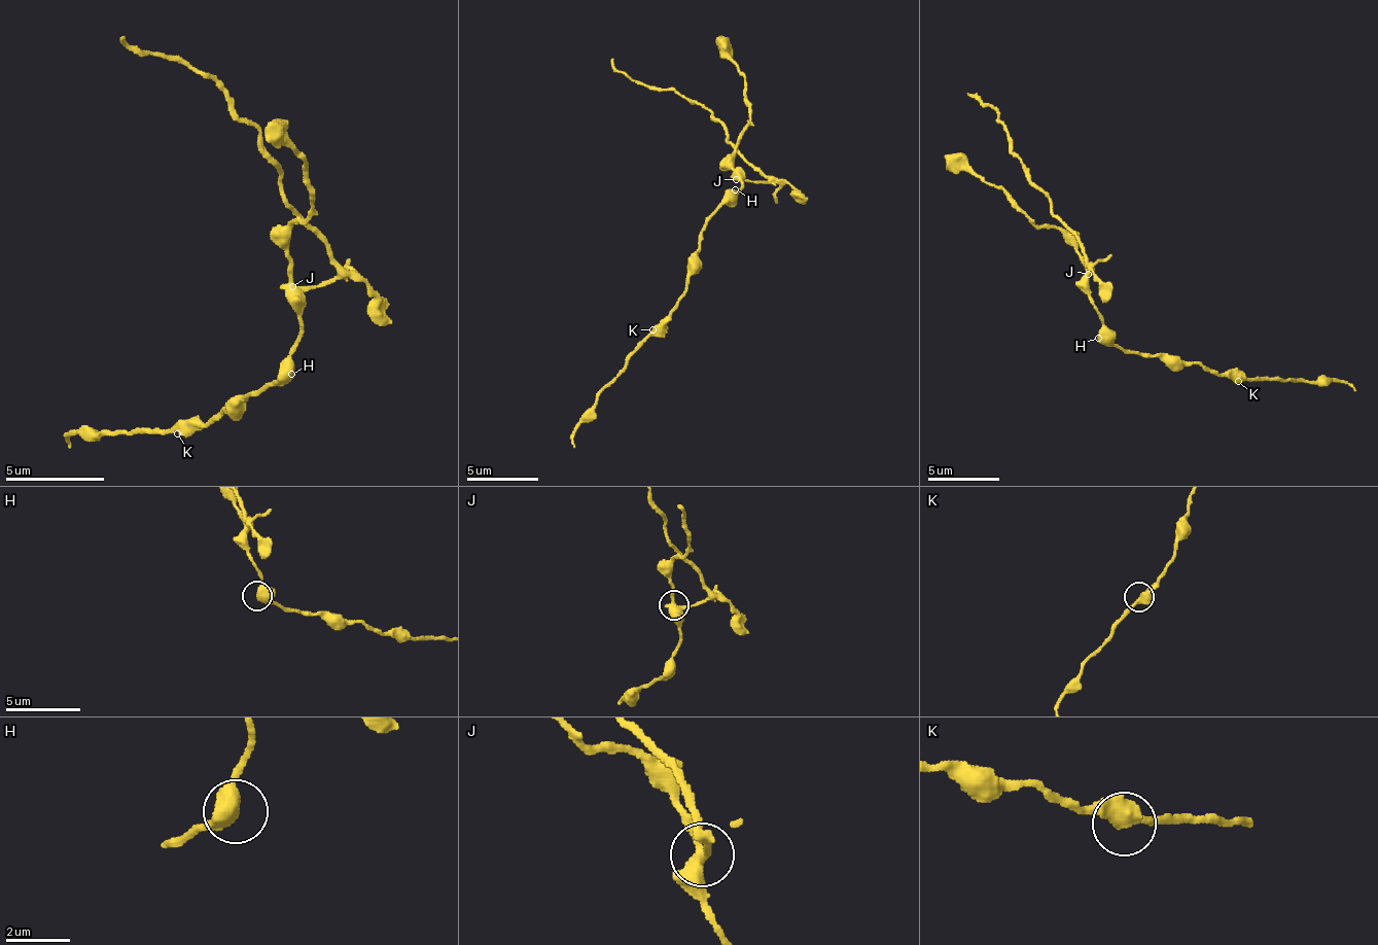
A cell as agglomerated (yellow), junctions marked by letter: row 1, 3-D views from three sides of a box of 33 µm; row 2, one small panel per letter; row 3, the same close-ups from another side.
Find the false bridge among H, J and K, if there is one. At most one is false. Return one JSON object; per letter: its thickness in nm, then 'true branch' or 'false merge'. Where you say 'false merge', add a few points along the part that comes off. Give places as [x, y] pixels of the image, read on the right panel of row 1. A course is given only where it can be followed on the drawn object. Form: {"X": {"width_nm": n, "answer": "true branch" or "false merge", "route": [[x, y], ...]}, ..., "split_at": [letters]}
{"H": {"width_nm": 400, "answer": "true branch"}, "J": {"width_nm": 360, "answer": "false merge", "route": [[1087, 273], [1091, 273], [1087, 255], [1051, 212], [997, 121], [997, 111], [987, 107], [968, 93]]}, "K": {"width_nm": 400, "answer": "true branch"}, "split_at": ["J"]}

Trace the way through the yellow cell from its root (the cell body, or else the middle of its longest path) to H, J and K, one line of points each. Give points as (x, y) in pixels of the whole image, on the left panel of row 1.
H: (291, 349), (291, 374)
J: (291, 349), (302, 329), (296, 310), (291, 305), (291, 285)
K: (291, 349), (291, 359), (272, 384), (256, 394), (247, 394), (232, 409), (202, 424), (187, 424), (177, 433)

